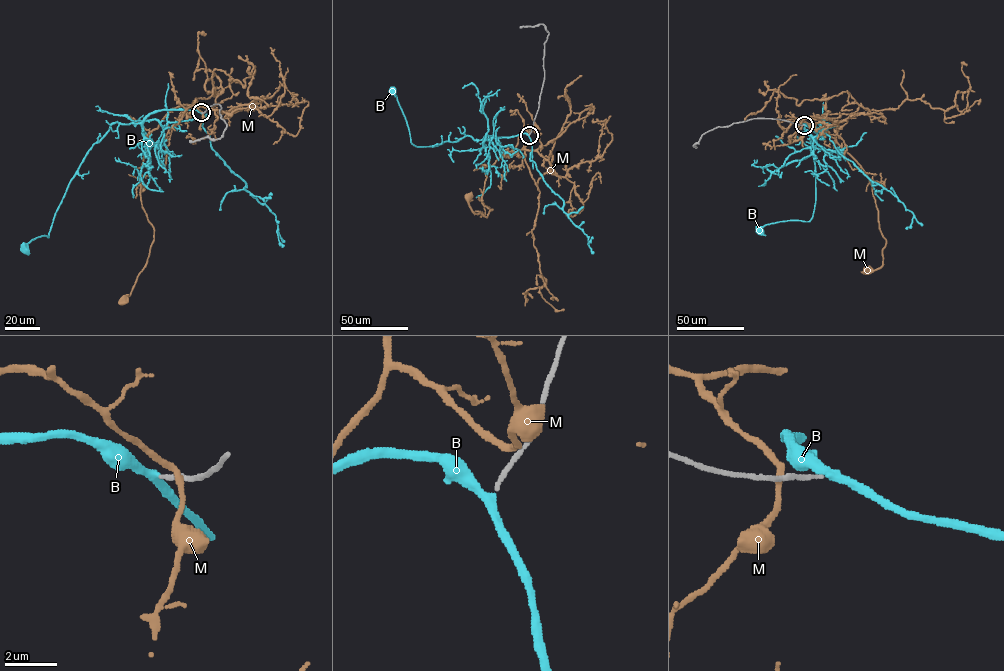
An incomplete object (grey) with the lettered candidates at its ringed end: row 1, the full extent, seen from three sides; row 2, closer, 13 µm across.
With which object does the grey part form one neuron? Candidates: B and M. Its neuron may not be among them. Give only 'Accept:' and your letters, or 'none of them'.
Accept: B

